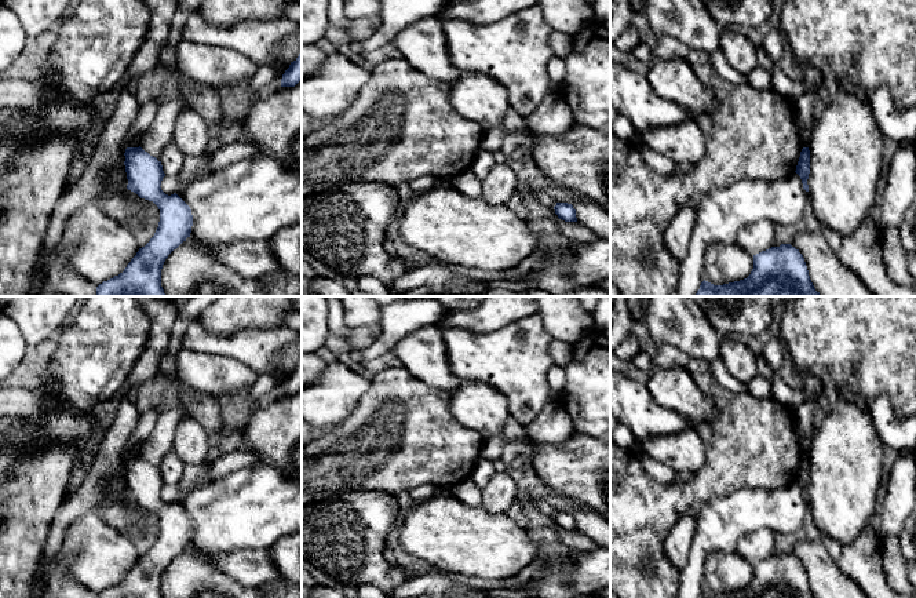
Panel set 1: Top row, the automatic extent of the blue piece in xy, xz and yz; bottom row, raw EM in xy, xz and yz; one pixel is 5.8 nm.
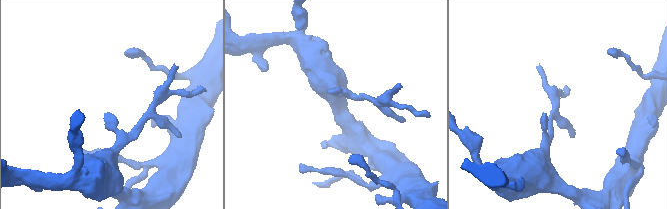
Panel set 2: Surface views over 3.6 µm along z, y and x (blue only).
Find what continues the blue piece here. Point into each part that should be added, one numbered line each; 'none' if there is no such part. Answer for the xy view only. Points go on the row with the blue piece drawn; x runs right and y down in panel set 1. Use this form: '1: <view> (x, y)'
none

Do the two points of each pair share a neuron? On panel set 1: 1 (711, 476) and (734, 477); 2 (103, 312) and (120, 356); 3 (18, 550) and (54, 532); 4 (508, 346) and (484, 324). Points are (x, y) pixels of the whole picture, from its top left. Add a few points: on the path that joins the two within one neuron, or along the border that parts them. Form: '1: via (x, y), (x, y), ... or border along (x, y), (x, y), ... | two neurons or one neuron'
1: via (716, 476), (729, 476) | one neuron
2: via (110, 323), (110, 345) | one neuron
3: border along (61, 506), (50, 525), (39, 566) | two neurons
4: border along (521, 318), (488, 332), (471, 332), (459, 328) | two neurons

